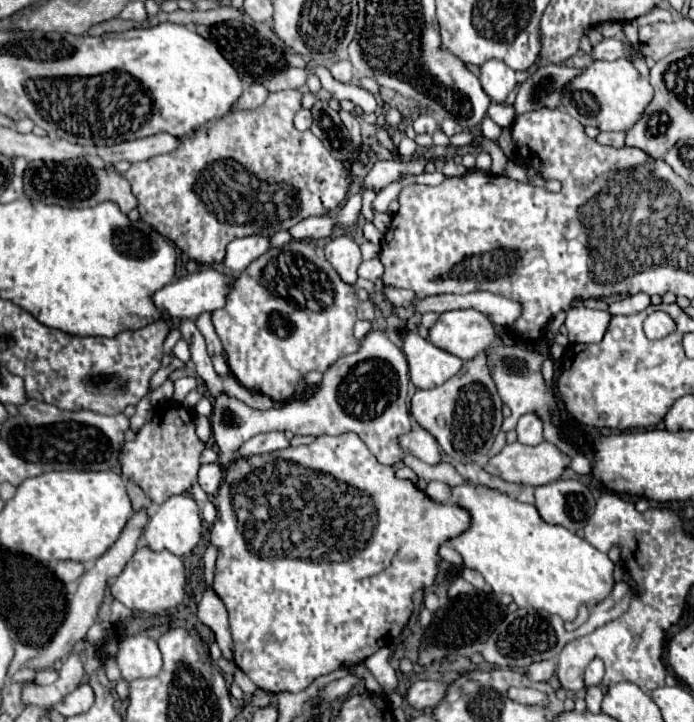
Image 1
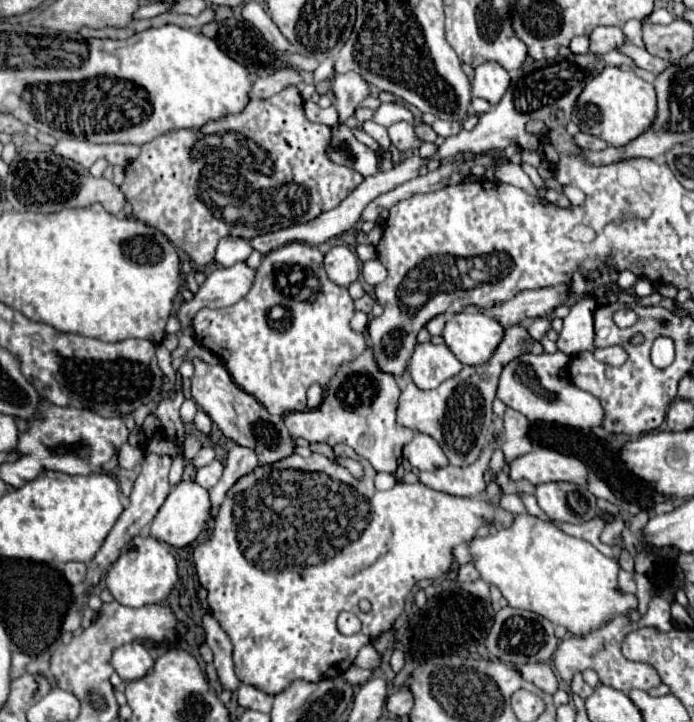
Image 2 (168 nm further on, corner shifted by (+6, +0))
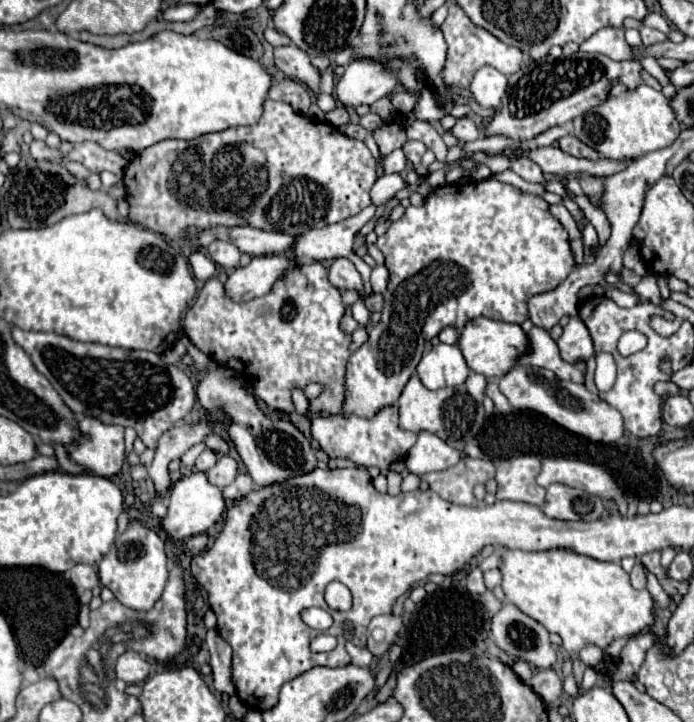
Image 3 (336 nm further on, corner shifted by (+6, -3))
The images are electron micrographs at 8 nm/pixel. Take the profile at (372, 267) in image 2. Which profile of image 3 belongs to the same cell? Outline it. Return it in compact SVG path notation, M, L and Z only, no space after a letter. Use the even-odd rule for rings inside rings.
M376 266L370 276L370 284L374 292L384 292L388 286L388 270L384 266Z

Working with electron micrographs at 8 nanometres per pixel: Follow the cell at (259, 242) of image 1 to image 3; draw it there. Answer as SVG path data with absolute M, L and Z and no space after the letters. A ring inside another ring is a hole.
M214 240L208 246L208 256L226 270L232 270L240 264L240 250L234 244L228 244L224 240Z

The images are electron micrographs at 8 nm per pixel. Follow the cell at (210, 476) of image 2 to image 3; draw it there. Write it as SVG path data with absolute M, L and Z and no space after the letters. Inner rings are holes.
M222 456L222 458L206 472L206 476L208 476L208 482L216 484L218 488L224 488L224 486L228 486L230 482L234 482L236 472L238 472L236 462L234 462L230 456Z

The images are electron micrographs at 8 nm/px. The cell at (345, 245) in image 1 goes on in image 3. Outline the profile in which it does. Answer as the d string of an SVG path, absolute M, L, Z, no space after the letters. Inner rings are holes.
M336 258L330 266L328 278L338 290L360 290L362 296L362 278L348 258Z

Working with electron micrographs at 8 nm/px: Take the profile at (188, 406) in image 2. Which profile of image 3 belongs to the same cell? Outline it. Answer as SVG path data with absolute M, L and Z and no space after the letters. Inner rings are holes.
M200 442L200 444L192 446L192 448L182 456L182 472L184 472L184 474L190 474L192 466L194 466L194 460L200 456L200 452L204 452L204 448L206 448L206 444Z

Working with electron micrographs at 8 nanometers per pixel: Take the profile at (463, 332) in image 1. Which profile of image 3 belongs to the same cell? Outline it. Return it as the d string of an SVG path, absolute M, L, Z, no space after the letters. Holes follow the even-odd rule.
M476 318L470 320L458 338L458 348L468 364L468 368L472 372L484 374L486 378L498 378L504 376L516 362L518 356L522 356L526 352L528 340L524 330L518 324L508 324L508 322L500 322L500 320L492 320L492 318Z

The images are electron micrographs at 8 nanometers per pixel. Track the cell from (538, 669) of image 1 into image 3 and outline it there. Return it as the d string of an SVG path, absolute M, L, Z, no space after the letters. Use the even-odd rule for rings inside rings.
M536 670L530 688L544 700L544 702L556 702L562 696L562 678L552 670Z

